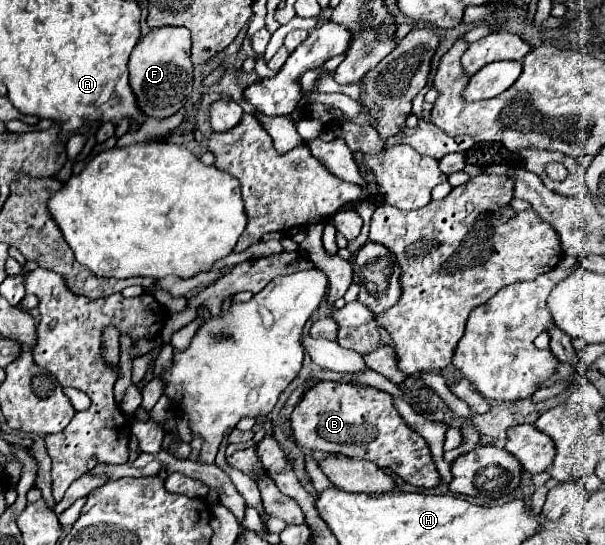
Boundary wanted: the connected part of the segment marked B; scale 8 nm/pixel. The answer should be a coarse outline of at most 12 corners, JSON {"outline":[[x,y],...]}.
{"outline":[[320,381],[290,415],[306,451],[434,487],[428,443],[374,387]]}

